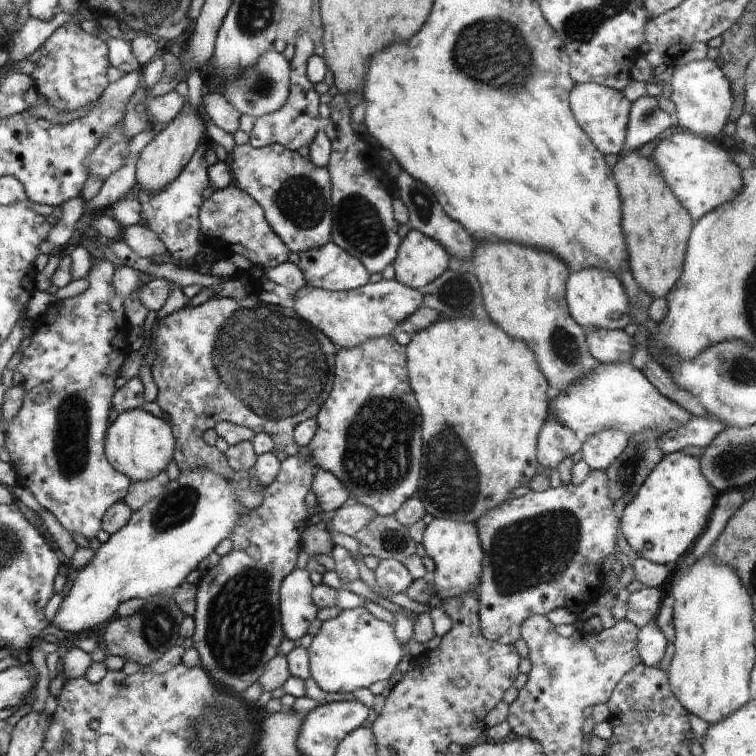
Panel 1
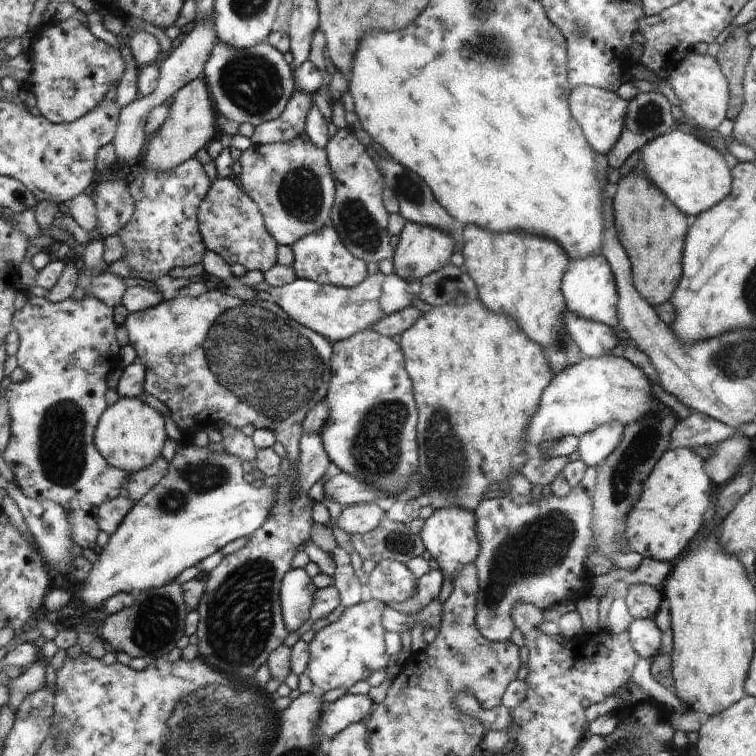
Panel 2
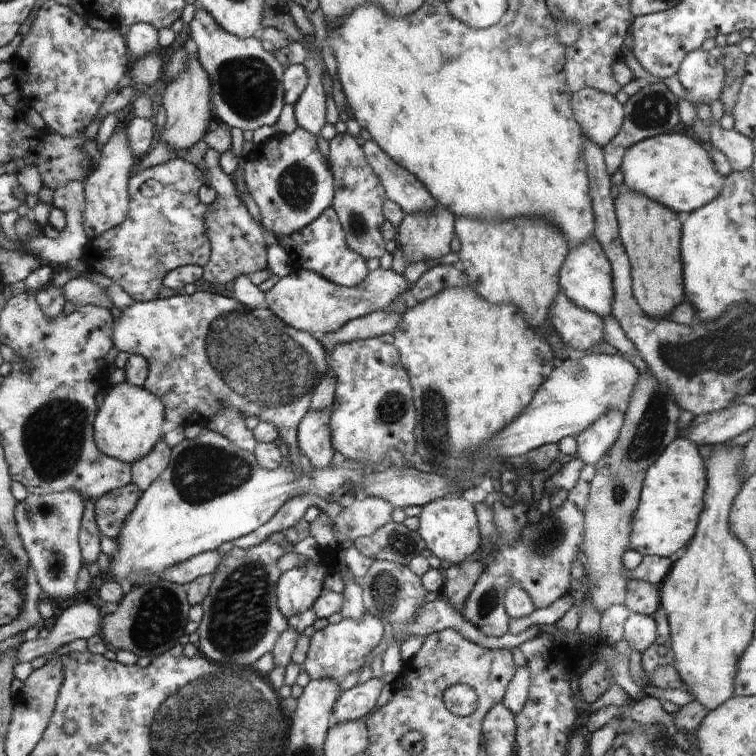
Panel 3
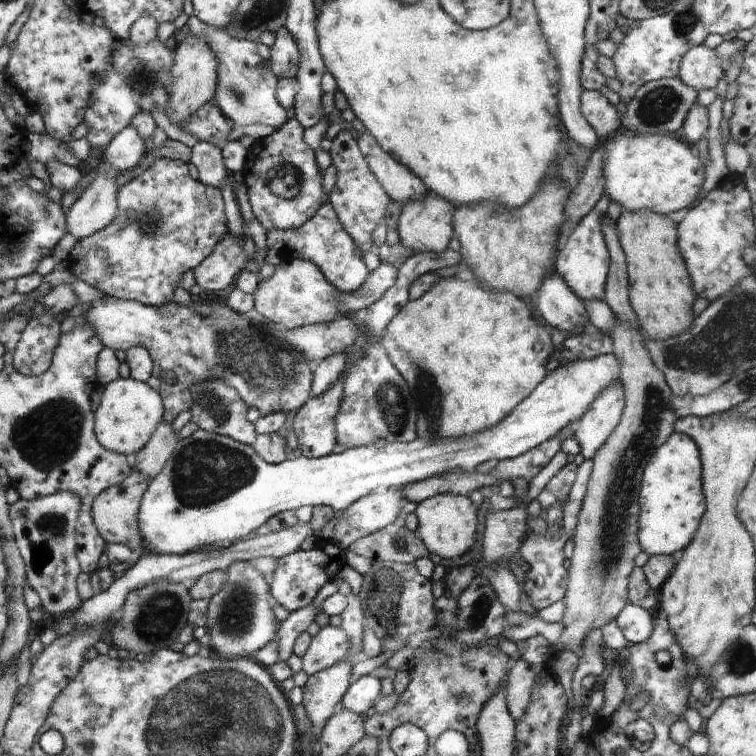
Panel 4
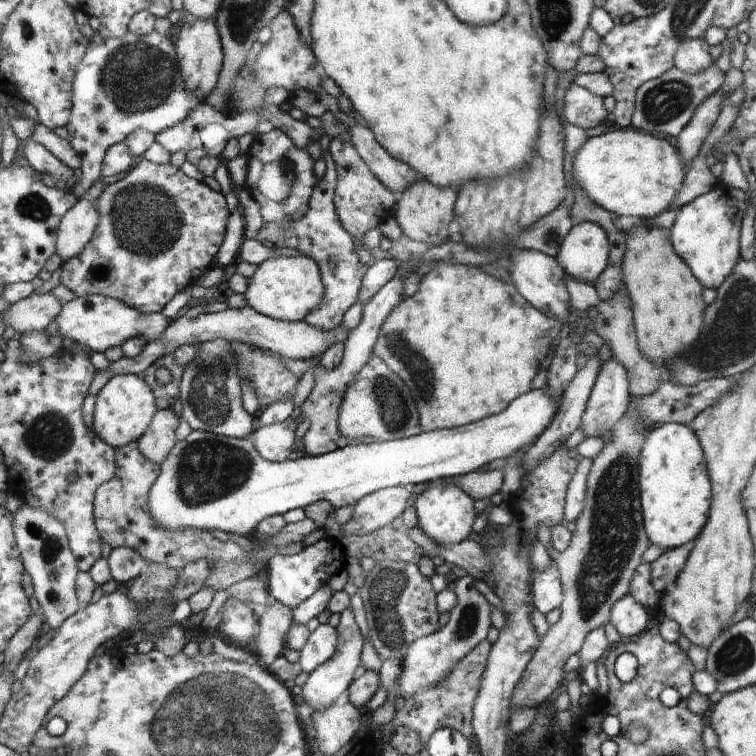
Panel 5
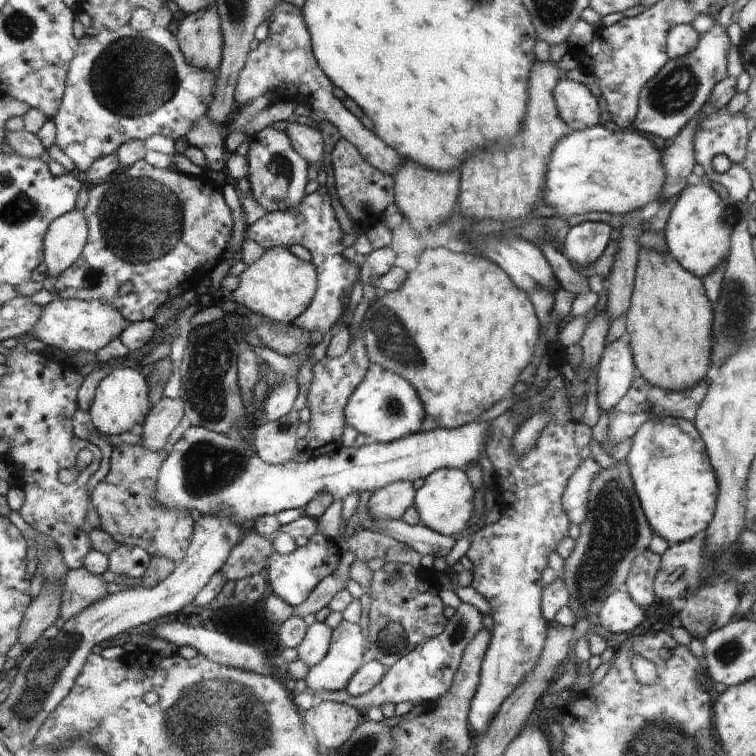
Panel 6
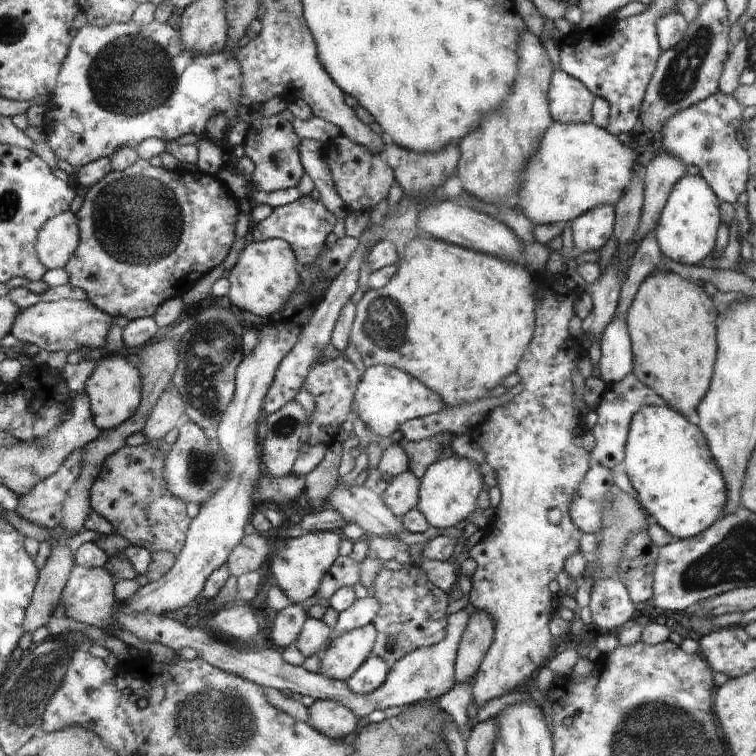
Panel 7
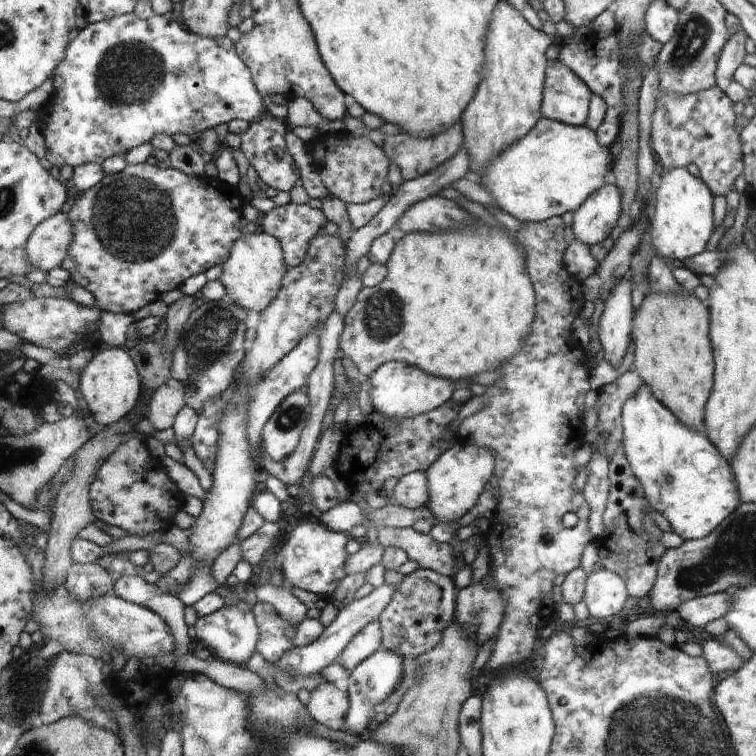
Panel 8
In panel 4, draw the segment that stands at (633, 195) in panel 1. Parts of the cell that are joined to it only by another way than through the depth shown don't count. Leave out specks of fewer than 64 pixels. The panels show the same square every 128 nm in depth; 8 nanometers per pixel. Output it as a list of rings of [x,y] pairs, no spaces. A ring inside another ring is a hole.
[[[622,210],[616,221],[619,240],[626,253],[627,274],[630,286],[630,302],[646,338],[666,340],[691,328],[694,320],[694,290],[691,273],[683,254],[676,246],[676,224],[668,215],[652,210]]]

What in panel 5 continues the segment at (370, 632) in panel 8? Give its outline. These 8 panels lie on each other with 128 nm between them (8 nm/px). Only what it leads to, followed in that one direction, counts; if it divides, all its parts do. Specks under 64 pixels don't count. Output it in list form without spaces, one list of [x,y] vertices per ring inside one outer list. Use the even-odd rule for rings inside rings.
[[[350,608],[341,612],[337,632],[340,640],[338,652],[327,663],[309,673],[307,682],[302,687],[300,697],[315,710],[319,708],[317,706],[321,706],[322,709],[332,706],[338,700],[338,697],[346,692],[354,682],[355,672],[358,670],[358,666],[361,665],[360,652],[362,652],[364,639],[356,624],[355,613]]]

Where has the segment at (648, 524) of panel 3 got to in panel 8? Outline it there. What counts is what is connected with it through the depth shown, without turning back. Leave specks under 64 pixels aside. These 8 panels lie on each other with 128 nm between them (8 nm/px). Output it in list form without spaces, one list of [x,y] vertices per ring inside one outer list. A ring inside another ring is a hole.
[[[643,384],[622,407],[624,454],[650,506],[664,514],[684,540],[703,539],[740,504],[739,484],[730,464],[704,432],[684,426]]]

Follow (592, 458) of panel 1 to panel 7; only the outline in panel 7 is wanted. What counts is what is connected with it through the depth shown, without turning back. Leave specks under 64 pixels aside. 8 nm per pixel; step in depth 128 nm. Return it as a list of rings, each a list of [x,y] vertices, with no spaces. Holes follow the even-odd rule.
[[[615,316],[600,339],[600,376],[606,386],[620,384],[634,372],[635,357],[624,316]]]

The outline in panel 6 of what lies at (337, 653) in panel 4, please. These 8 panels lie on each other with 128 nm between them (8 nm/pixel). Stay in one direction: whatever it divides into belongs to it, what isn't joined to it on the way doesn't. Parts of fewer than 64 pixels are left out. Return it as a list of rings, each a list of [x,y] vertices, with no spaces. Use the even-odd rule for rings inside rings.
[[[314,622],[307,627],[307,634],[304,635],[303,643],[298,648],[299,659],[306,662],[310,668],[316,666],[331,648],[332,635],[334,630],[326,623]]]

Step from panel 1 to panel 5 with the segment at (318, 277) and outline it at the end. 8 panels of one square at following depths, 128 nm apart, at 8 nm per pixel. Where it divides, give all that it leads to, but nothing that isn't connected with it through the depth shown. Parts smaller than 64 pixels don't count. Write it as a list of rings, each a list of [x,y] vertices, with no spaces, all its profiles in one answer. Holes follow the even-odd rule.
[[[324,149],[321,157],[326,161],[326,171],[322,180],[314,185],[308,212],[298,222],[264,221],[255,239],[270,247],[294,248],[302,256],[312,257],[312,260],[316,261],[324,285],[324,298],[320,306],[312,310],[304,320],[319,330],[332,330],[341,326],[344,312],[360,300],[362,276],[365,275],[366,266],[360,264],[358,256],[354,254],[352,238],[347,229],[342,228],[339,216],[336,216],[338,209],[335,207],[334,191],[337,185],[337,170],[329,149]]]

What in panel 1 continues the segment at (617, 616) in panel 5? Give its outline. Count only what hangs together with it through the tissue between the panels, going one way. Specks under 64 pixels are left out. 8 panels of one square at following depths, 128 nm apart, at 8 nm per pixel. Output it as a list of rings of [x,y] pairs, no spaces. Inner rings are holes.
[[[650,622],[639,630],[638,654],[640,654],[641,662],[649,667],[657,667],[662,662],[668,646],[666,634],[656,622]]]

